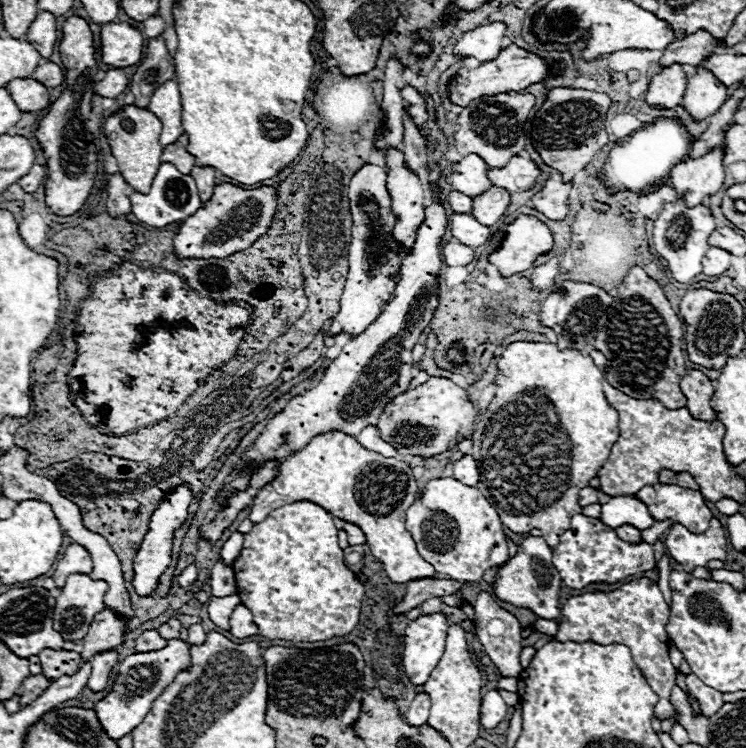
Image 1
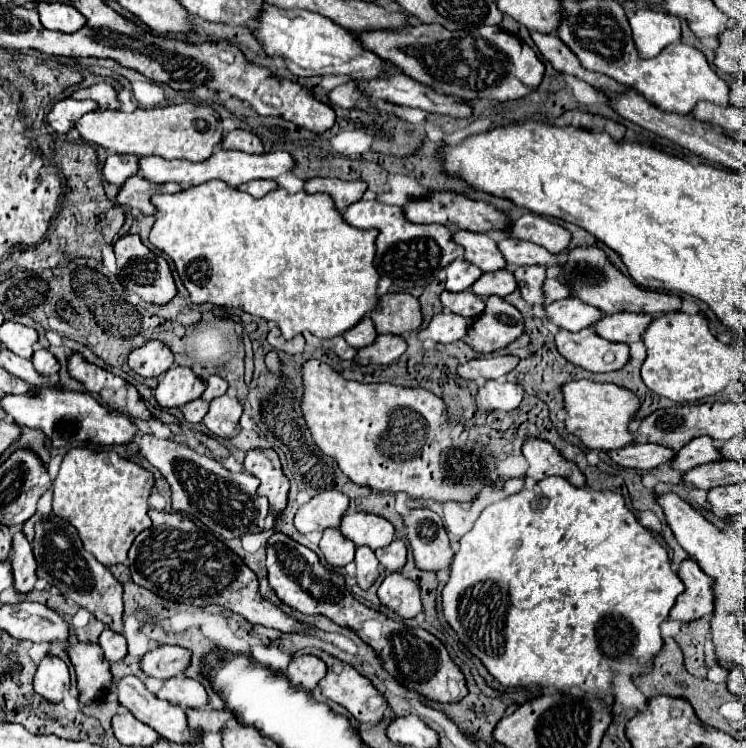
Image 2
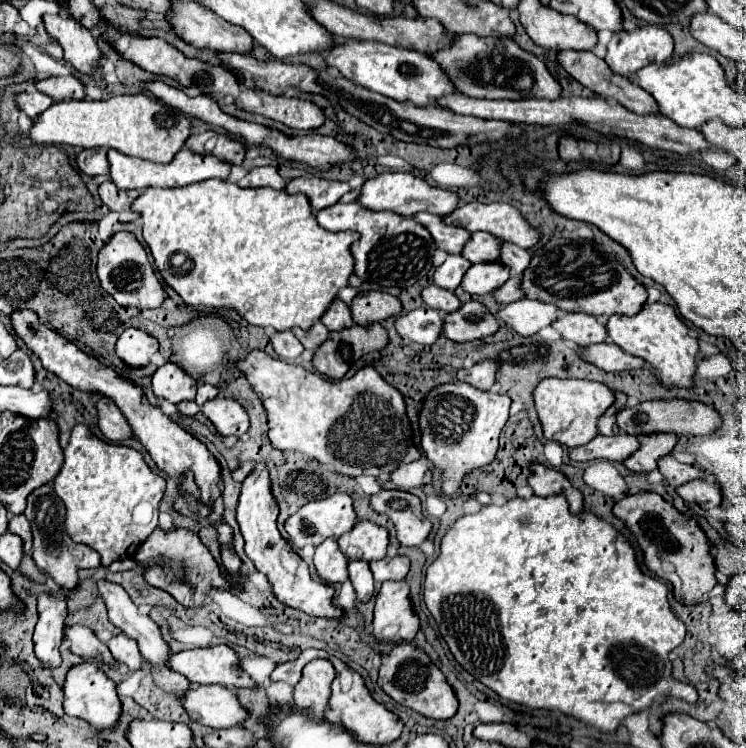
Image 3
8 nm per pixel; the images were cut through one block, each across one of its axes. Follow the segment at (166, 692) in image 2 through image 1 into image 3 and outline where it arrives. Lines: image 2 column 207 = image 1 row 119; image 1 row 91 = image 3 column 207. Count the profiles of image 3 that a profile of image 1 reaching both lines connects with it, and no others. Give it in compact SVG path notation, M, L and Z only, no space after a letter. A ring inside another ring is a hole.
M192 686L184 708L192 720L210 728L234 728L250 718L250 710L240 704L236 692L224 686Z

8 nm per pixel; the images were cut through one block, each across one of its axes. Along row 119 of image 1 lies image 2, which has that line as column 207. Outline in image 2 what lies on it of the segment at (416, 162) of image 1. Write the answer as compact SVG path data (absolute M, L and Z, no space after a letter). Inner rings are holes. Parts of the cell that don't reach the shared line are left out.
M198 398L198 400L194 400L194 402L184 404L180 410L182 410L186 422L190 422L190 424L198 424L198 422L202 422L202 418L204 418L206 412L208 412L208 402L204 402L204 400Z

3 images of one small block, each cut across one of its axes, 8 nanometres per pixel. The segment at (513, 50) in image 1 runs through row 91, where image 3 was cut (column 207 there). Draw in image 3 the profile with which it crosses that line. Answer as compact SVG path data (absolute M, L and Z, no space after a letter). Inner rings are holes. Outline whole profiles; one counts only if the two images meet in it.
M14 310L8 314L14 332L18 334L18 338L24 340L24 344L40 358L42 366L50 372L54 372L58 378L62 378L64 382L68 382L70 386L84 390L84 392L102 392L104 396L112 398L114 404L120 408L120 412L124 414L124 418L128 420L134 438L148 450L148 454L152 456L152 460L156 462L156 466L160 470L164 470L170 478L182 482L182 478L186 478L188 472L194 474L194 482L200 488L200 502L208 508L208 516L206 520L216 528L218 532L218 542L220 542L220 556L222 556L222 566L226 568L226 572L230 574L230 578L238 578L240 576L240 558L236 556L236 552L232 550L234 538L232 538L232 528L224 522L222 512L216 510L216 502L222 498L222 478L220 478L220 466L216 462L216 458L208 452L208 448L196 440L190 432L186 432L184 428L180 428L174 420L170 420L166 414L162 414L156 406L152 406L146 396L142 394L142 388L136 386L134 382L118 376L110 366L102 364L100 360L88 356L86 352L78 350L76 344L72 344L70 340L66 340L62 334L58 334L56 330L50 330L48 326L40 324L38 316L32 310Z

